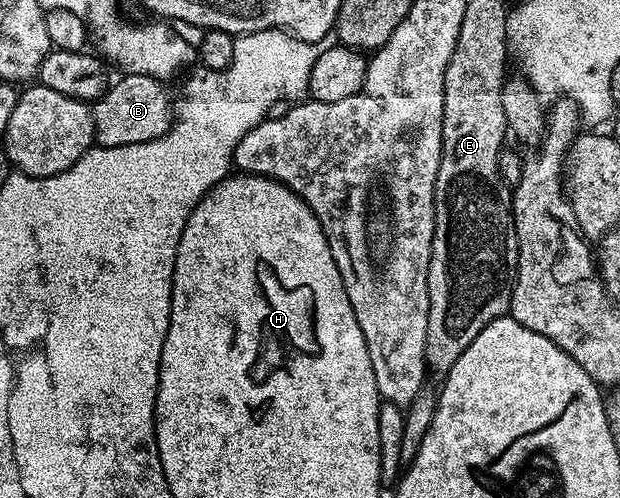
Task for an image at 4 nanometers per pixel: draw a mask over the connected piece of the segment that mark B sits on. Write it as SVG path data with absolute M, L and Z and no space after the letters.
M128 72L120 75L117 83L92 103L93 136L98 146L130 146L143 144L163 136L175 121L175 102L169 99L164 81L151 76L139 76Z

